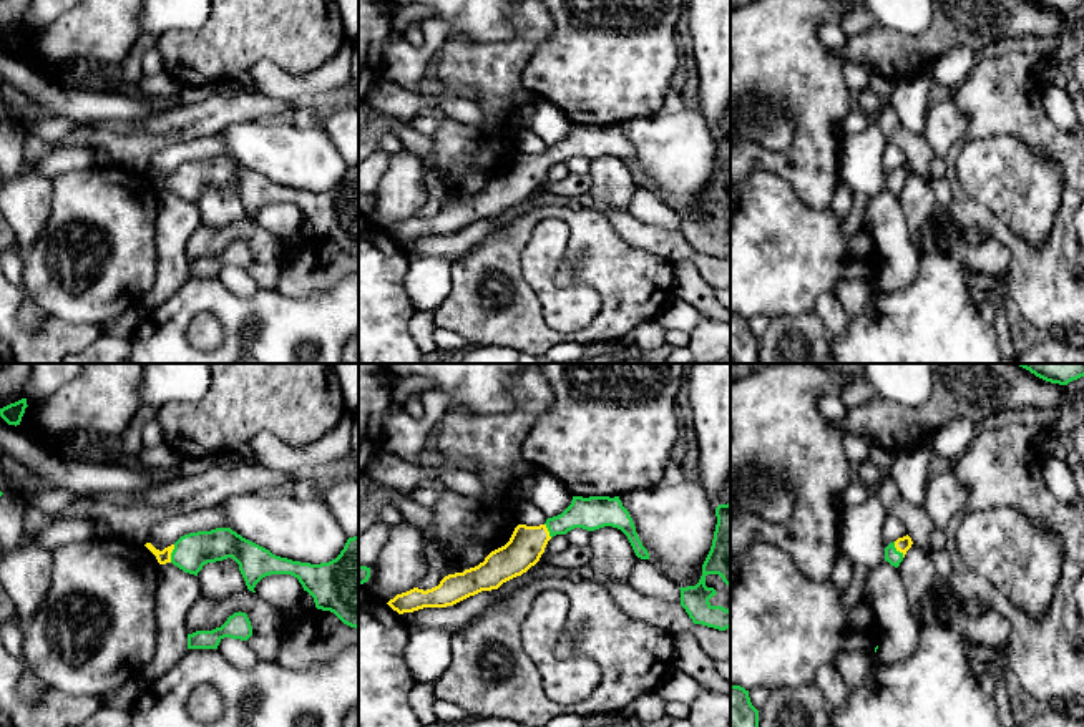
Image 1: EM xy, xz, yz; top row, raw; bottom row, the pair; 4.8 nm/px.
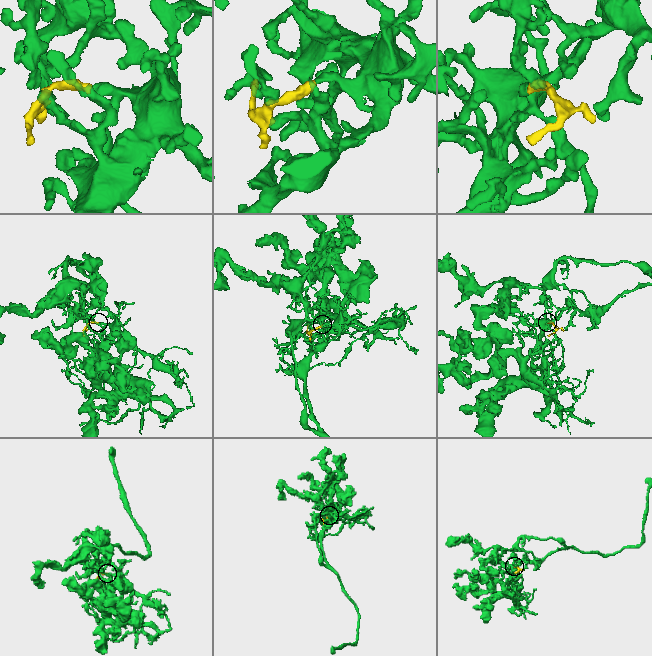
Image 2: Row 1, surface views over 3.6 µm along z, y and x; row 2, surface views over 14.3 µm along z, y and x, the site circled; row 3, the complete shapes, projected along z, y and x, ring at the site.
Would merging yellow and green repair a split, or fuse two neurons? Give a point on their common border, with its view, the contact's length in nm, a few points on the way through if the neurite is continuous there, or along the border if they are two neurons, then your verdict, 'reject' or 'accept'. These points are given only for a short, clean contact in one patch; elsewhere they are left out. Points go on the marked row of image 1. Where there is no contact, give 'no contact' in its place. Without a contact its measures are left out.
yz (897, 550) | 90 nm | across yz (902, 545), (897, 550), (893, 556) | accept

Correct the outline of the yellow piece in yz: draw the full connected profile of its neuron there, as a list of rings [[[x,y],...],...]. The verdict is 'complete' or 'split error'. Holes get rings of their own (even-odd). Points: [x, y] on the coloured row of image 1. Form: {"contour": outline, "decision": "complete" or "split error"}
{"contour": [[[908,534],[890,543],[885,548],[885,561],[888,561],[891,566],[898,568],[906,554],[906,551],[911,548],[911,544],[913,544],[913,541]]], "decision": "split error"}

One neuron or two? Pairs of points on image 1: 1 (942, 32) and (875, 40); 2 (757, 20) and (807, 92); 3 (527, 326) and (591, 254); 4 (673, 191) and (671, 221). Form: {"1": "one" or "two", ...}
{"1": "one", "2": "one", "3": "one", "4": "two"}

